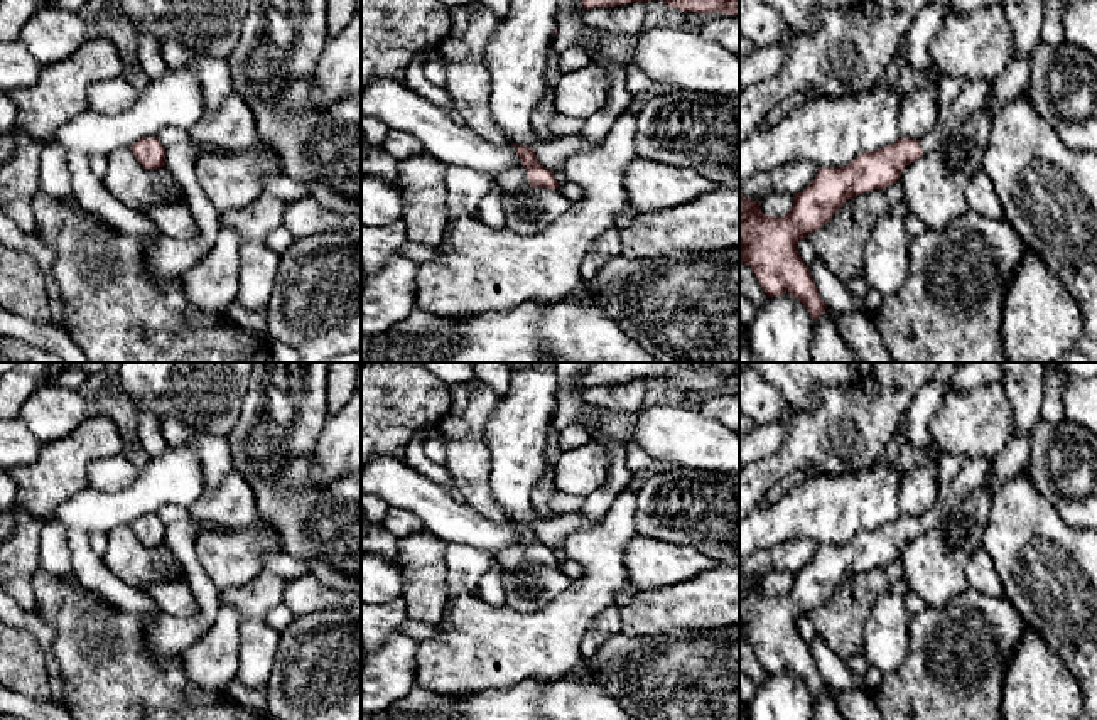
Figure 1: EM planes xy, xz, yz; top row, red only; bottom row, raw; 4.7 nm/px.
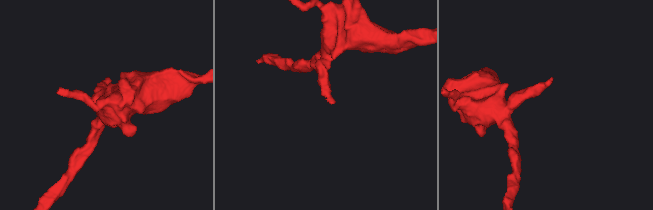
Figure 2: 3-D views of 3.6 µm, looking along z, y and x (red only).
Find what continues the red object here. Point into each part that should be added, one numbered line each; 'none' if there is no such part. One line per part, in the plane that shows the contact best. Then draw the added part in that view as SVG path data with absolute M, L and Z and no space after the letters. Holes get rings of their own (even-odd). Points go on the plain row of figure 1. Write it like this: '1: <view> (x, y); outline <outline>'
1: xz (515, 557); outline M510 545L494 555L501 575L518 572L530 565L528 548L525 545Z

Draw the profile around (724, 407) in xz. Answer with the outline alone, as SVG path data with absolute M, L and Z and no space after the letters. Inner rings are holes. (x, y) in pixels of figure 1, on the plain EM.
M722 391L700 406L705 418L714 418L739 435L739 393Z

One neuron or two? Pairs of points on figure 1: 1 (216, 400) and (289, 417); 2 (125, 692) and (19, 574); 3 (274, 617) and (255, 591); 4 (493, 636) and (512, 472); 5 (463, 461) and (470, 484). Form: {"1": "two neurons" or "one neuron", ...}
{"1": "two neurons", "2": "two neurons", "3": "two neurons", "4": "two neurons", "5": "one neuron"}

